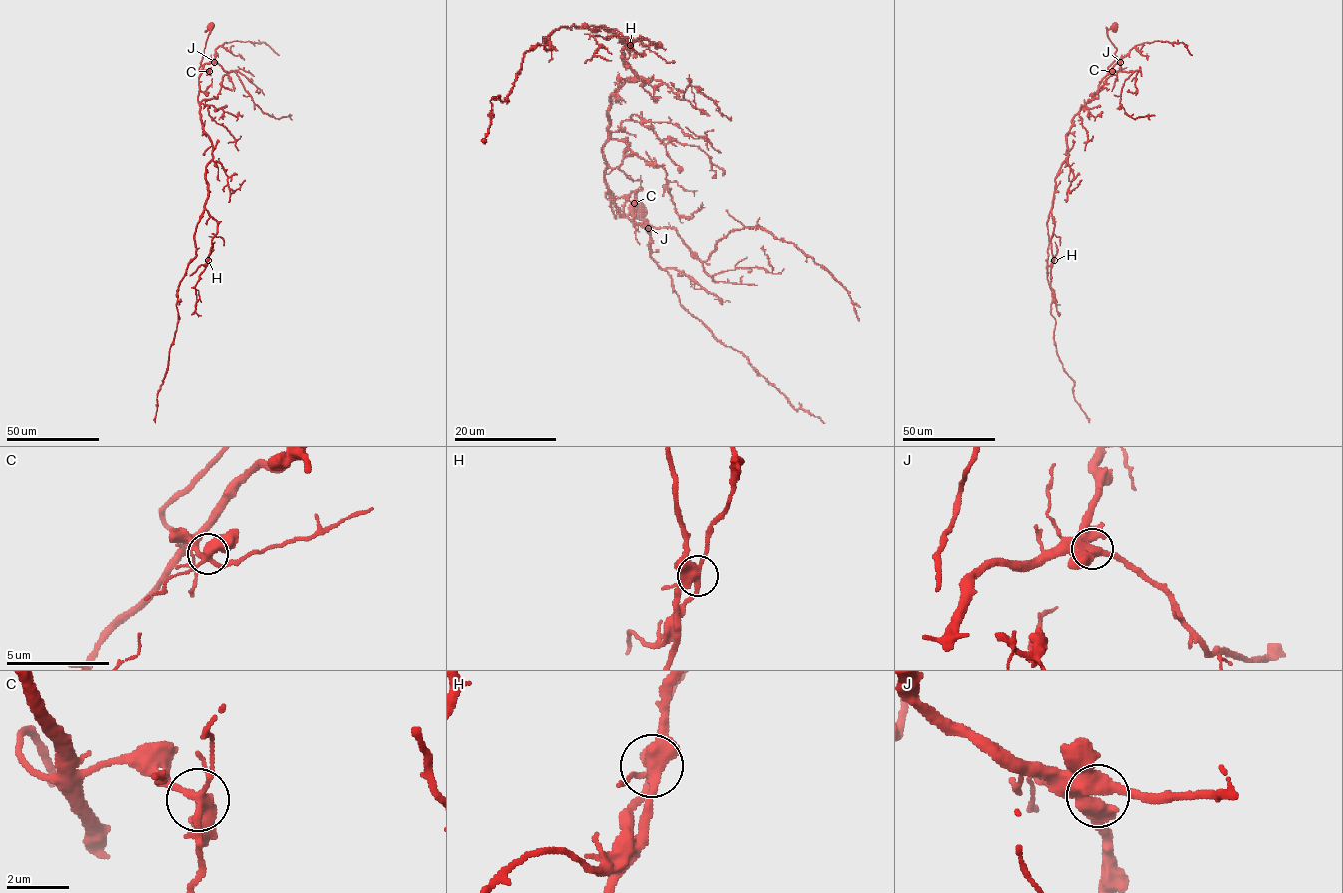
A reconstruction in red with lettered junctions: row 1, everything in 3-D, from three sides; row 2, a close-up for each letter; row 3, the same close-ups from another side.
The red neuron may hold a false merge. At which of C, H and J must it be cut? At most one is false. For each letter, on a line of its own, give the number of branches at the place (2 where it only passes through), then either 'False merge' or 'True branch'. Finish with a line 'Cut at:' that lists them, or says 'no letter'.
C: Branches: 4. True branch
H: Branches: 5. False merge
J: Branches: 4. True branch
Cut at: H

